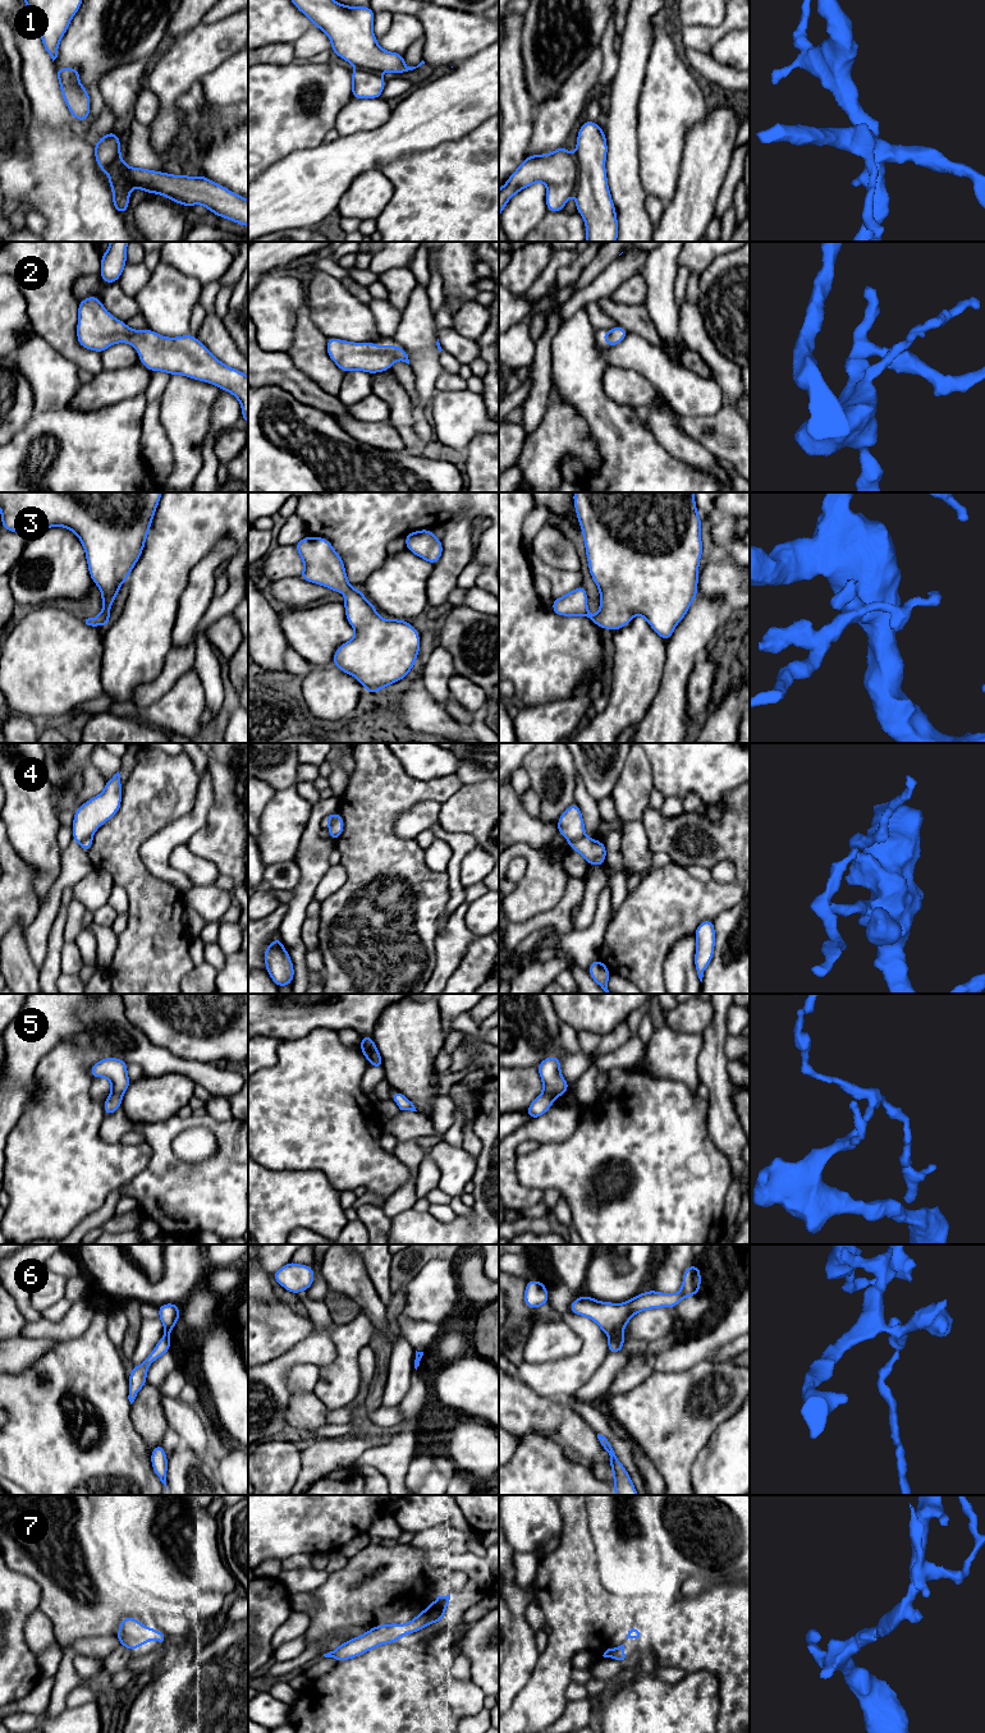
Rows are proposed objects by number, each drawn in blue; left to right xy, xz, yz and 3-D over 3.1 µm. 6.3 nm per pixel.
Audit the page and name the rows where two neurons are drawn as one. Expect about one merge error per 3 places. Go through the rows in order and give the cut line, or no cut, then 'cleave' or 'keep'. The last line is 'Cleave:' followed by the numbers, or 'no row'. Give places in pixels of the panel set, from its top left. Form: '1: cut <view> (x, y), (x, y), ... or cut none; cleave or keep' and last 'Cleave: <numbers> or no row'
1: cut yz (573, 157), (576, 188); cleave
2: cut none; keep
3: cut none; keep
4: cut yz (585, 835), (569, 843); cleave
5: cut xy (111, 1091), (122, 1096); cleave
6: cut yz (619, 1330), (610, 1335); cleave
7: cut none; keep
Cleave: 1, 4, 5, 6

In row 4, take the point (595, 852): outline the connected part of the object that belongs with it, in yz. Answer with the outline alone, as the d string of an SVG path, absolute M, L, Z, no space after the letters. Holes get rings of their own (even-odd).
M582 836L568 844L568 848L581 853L590 866L604 866L606 858L606 845L597 839Z

